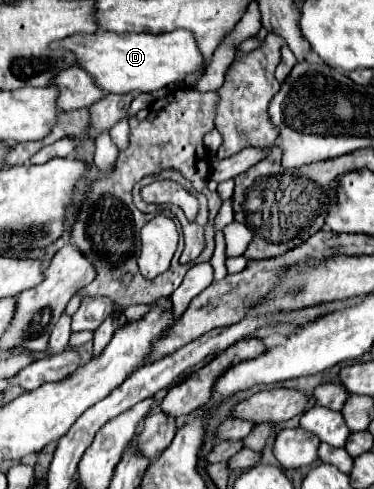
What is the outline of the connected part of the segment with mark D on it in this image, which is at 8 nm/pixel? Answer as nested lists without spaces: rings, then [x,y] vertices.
[[[175,29],[171,33],[77,33],[55,47],[65,47],[77,55],[77,65],[95,77],[95,83],[107,93],[143,93],[157,91],[171,83],[183,81],[195,71],[205,71],[205,59],[191,31]]]

